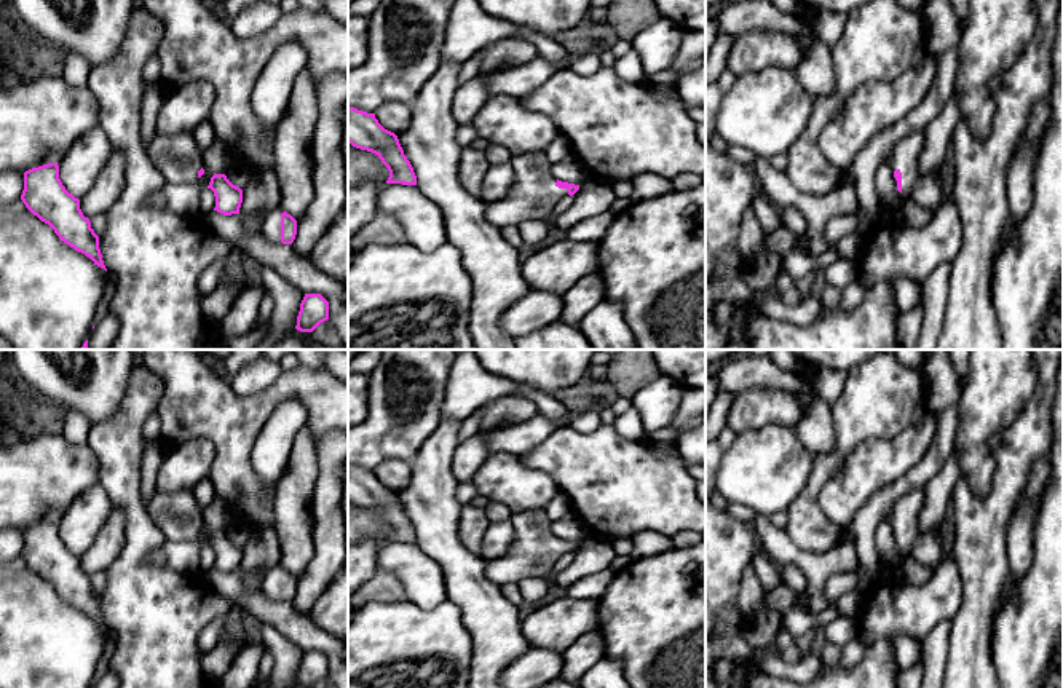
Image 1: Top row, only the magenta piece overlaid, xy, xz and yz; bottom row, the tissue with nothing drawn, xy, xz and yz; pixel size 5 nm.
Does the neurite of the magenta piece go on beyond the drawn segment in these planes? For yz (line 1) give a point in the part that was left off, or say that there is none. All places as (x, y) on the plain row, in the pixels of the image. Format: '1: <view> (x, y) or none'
1: yz (905, 511)

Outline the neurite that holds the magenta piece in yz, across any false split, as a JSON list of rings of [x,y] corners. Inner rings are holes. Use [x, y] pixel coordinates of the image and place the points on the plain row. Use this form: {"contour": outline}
{"contour": [[[924,484],[903,492],[895,504],[889,509],[883,520],[886,520],[895,538],[897,548],[902,552],[911,551],[918,538],[918,516],[924,503]]]}

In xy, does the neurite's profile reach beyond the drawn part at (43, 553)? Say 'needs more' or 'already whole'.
already whole

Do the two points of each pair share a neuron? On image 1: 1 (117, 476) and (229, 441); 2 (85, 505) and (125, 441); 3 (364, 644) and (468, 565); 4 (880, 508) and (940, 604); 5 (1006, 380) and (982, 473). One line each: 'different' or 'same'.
1: different
2: different
3: different
4: different
5: same

